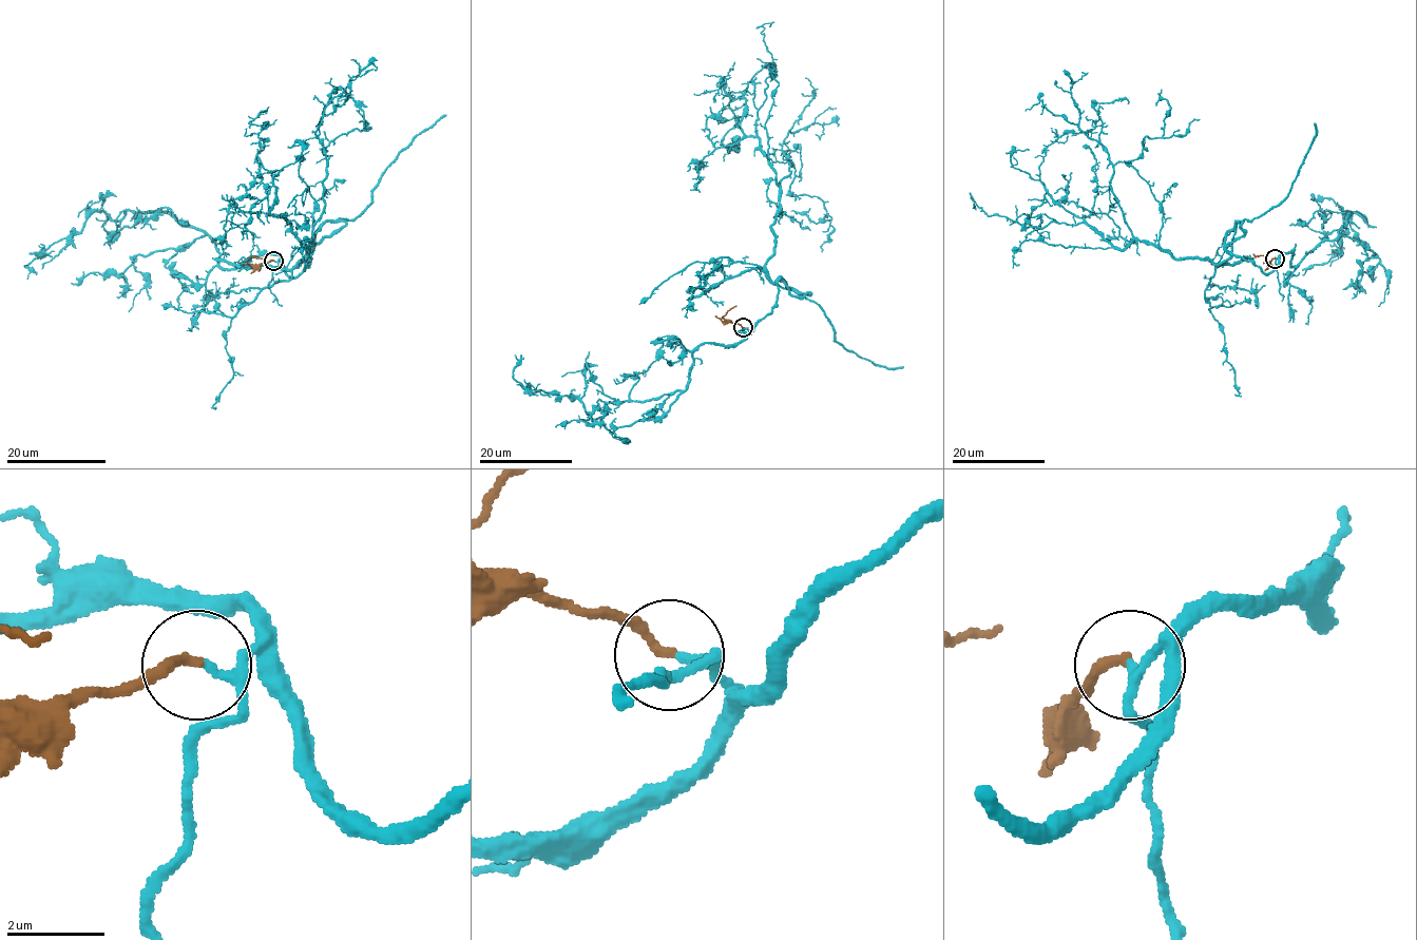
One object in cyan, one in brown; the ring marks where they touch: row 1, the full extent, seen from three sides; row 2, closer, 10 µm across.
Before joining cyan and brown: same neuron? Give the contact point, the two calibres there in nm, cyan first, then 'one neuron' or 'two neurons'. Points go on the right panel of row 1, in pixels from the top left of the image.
at (1275, 259); 150 nm thick on the cyan side, 200 nm on the other; one neuron

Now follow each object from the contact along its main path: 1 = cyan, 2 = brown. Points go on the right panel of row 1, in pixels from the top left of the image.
1: (1276, 259), (1265, 273), (1230, 255), (1214, 265), (1104, 241), (1039, 179), (1046, 149), (1092, 129), (1087, 115)
2: (1276, 259), (1269, 262), (1264, 255), (1253, 254)

